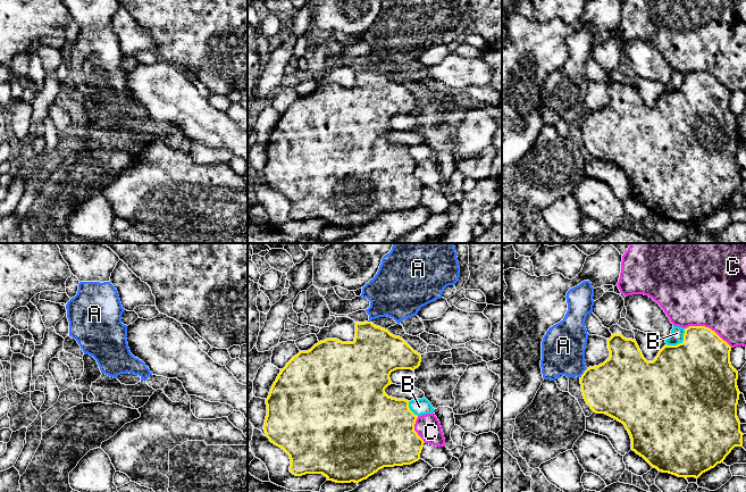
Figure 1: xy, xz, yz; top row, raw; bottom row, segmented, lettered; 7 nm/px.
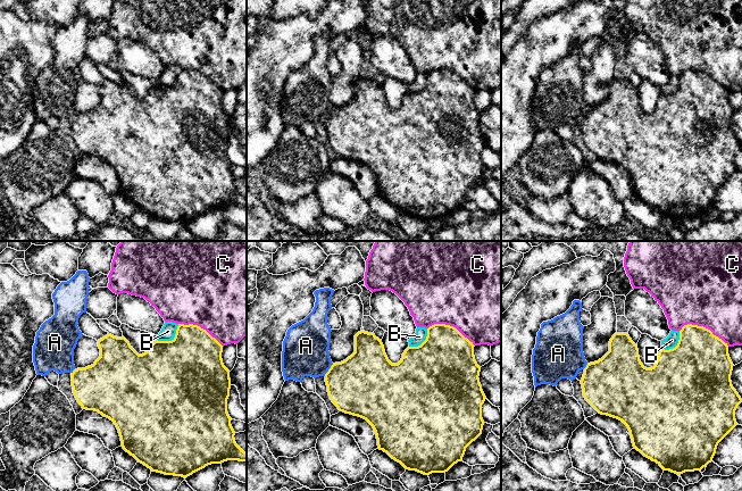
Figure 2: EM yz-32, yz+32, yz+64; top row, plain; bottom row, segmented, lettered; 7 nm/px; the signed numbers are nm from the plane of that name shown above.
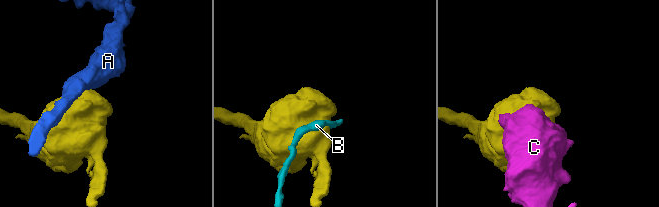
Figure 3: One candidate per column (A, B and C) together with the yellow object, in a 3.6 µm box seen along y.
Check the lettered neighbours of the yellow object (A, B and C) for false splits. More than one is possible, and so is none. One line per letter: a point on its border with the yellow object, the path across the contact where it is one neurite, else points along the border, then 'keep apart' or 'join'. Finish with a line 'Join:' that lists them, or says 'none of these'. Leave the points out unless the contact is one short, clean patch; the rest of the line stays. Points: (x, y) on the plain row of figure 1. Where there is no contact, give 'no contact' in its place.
A: meets yellow in yz at (584, 118); border along yz (587, 114), (580, 123); keep apart
B: meets yellow in yz at (679, 89); keep apart
C: meets yellow in yz at (707, 73); keep apart
Join: none of these

